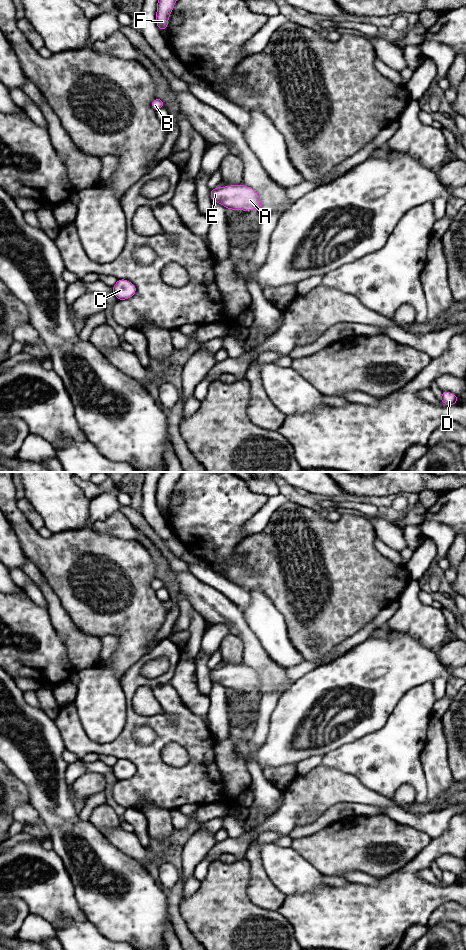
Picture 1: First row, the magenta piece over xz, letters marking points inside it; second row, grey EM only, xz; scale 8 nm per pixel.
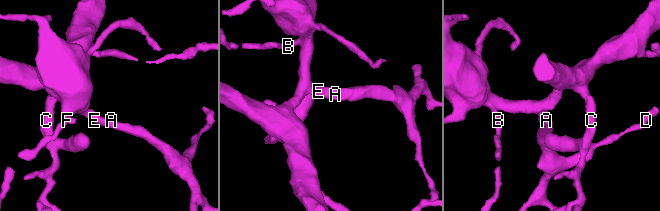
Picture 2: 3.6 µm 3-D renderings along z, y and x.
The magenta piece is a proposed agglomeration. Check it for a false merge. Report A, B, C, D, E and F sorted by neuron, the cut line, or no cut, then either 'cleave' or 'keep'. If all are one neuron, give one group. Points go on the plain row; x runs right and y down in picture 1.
A B C D E F | no cut | keep

